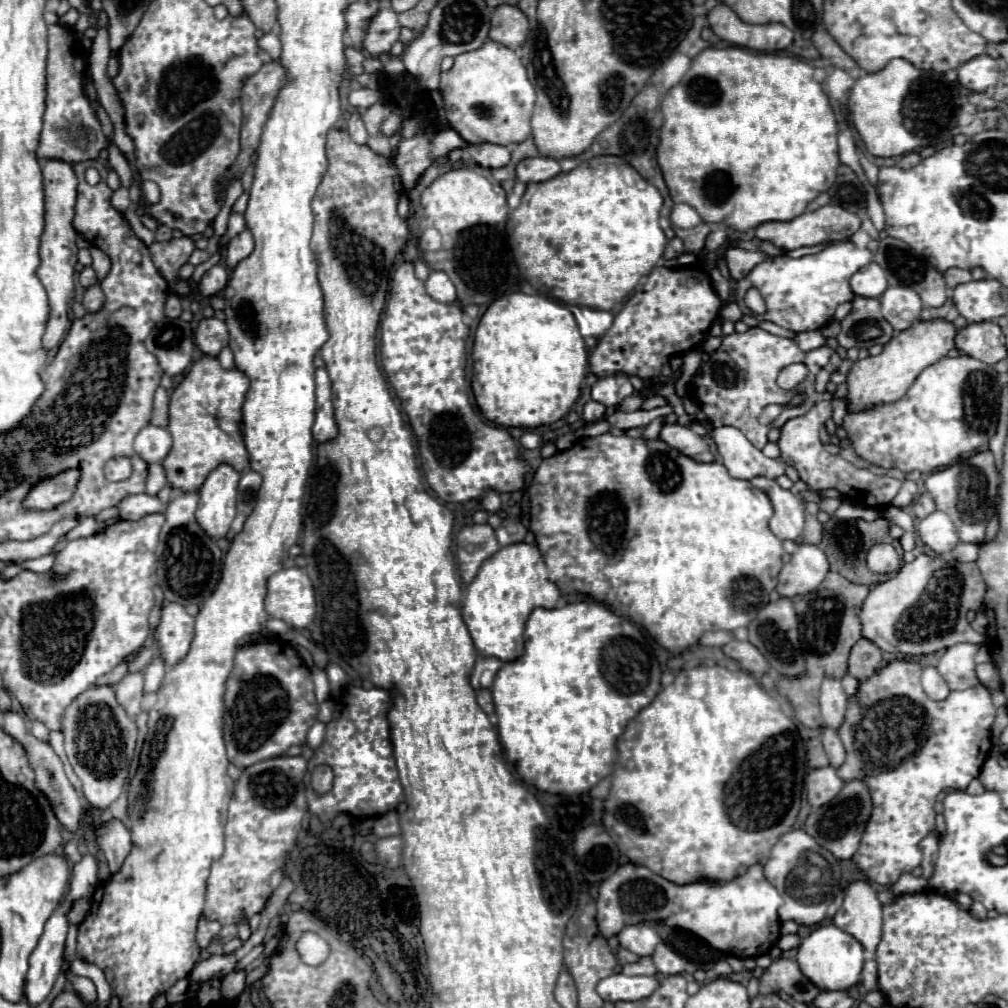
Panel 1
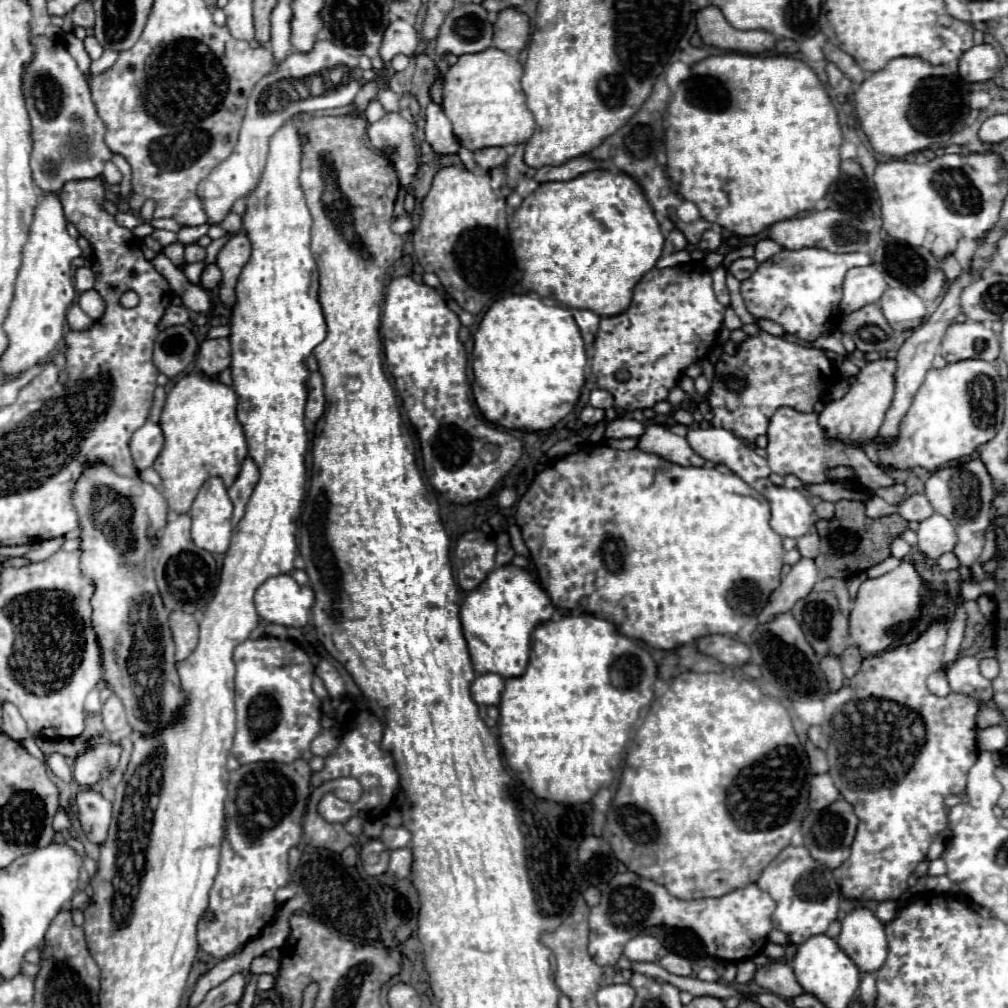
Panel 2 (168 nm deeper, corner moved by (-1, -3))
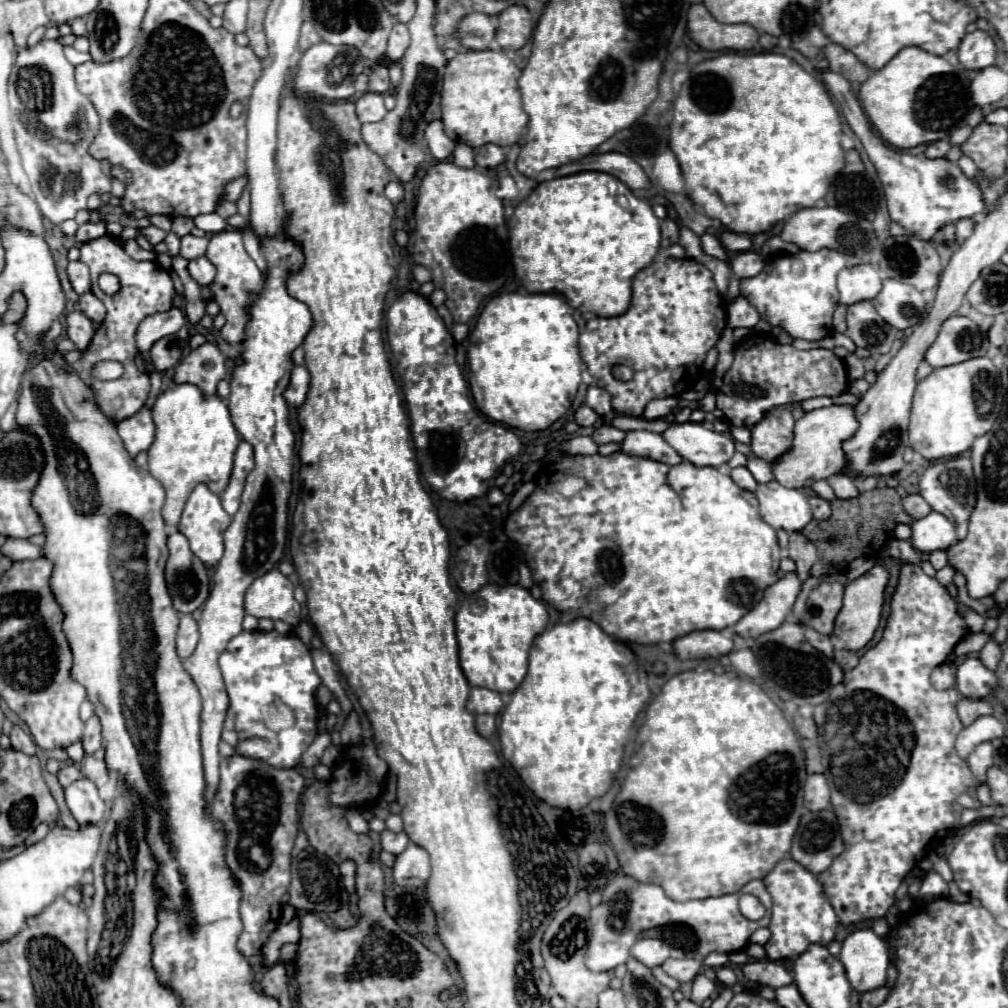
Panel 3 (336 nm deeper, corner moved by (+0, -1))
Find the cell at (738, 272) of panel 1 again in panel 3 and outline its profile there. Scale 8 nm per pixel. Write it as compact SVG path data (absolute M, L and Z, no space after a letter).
M747 250L747 252L739 252L733 260L731 260L731 268L733 268L733 276L735 278L751 278L757 276L765 266L765 260L759 252L755 250Z

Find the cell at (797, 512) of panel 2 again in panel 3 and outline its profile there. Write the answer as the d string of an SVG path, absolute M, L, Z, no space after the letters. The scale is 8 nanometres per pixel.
M777 480L759 484L755 496L761 506L761 518L775 530L797 532L813 518L807 496L801 490L781 486Z

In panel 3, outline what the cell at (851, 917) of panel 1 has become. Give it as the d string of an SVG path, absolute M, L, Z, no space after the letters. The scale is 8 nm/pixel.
M871 928L849 934L843 942L839 960L845 966L851 986L861 994L881 988L887 980L889 950Z

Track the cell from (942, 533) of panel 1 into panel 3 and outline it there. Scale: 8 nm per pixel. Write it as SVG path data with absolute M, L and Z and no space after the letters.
M929 512L925 518L915 520L911 524L911 530L913 530L911 544L919 552L927 554L933 550L945 550L957 540L953 522L939 512Z

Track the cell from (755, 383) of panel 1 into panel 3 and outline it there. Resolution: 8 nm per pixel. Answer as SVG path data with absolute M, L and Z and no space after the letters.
M751 336L747 340L741 340L735 346L735 360L733 366L725 372L723 384L717 390L717 408L723 410L727 420L733 426L745 426L753 428L771 408L787 406L793 402L801 402L815 396L829 396L835 398L847 390L847 370L845 362L833 354L833 350L825 348L813 348L813 350L797 350L789 344L777 344L767 336Z

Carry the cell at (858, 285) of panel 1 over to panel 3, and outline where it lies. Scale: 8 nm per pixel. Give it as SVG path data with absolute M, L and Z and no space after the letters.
M857 264L845 268L837 276L837 288L841 294L841 304L855 304L861 300L873 300L883 284L881 272L871 264Z

